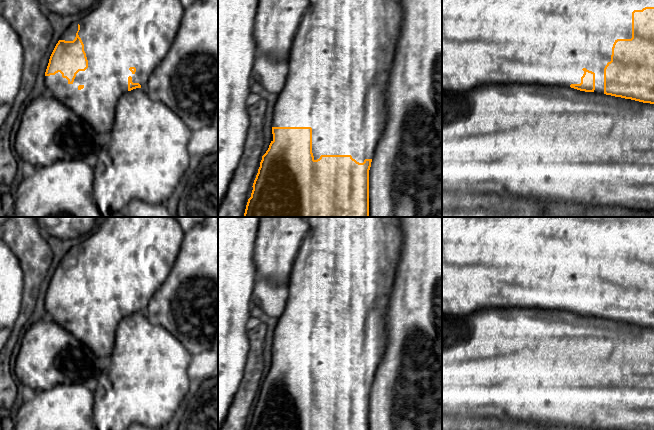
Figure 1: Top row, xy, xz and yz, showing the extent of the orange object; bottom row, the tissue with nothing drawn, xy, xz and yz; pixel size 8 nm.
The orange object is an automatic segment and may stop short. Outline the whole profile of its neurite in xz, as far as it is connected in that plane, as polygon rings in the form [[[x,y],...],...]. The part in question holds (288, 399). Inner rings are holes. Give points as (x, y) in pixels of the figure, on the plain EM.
[[[304,217],[309,224],[309,231],[305,235],[296,259],[293,263],[289,281],[287,283],[289,295],[286,307],[282,315],[278,318],[274,331],[272,344],[272,362],[268,374],[262,380],[258,397],[253,407],[251,421],[248,423],[246,430],[369,430],[369,394],[374,380],[378,365],[380,364],[386,348],[387,328],[386,312],[388,309],[389,295],[392,290],[393,282],[396,275],[397,263],[399,262],[403,234],[400,226],[399,217]]]

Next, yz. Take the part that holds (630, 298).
[[[442,217],[442,314],[463,316],[484,309],[509,307],[571,311],[654,328],[654,217]]]

